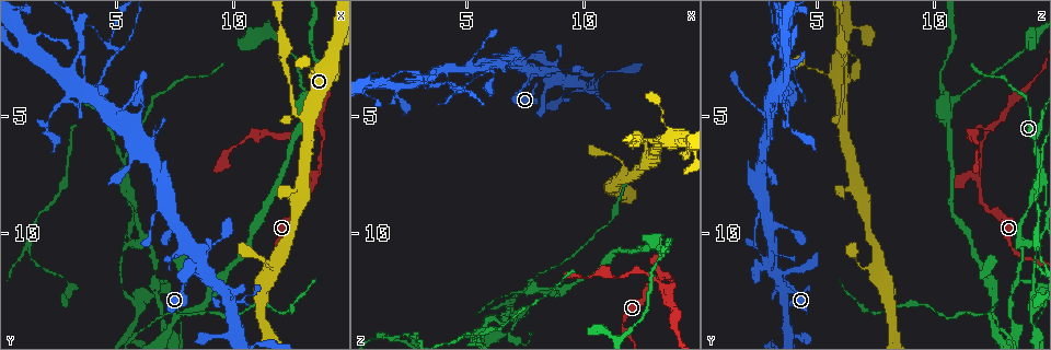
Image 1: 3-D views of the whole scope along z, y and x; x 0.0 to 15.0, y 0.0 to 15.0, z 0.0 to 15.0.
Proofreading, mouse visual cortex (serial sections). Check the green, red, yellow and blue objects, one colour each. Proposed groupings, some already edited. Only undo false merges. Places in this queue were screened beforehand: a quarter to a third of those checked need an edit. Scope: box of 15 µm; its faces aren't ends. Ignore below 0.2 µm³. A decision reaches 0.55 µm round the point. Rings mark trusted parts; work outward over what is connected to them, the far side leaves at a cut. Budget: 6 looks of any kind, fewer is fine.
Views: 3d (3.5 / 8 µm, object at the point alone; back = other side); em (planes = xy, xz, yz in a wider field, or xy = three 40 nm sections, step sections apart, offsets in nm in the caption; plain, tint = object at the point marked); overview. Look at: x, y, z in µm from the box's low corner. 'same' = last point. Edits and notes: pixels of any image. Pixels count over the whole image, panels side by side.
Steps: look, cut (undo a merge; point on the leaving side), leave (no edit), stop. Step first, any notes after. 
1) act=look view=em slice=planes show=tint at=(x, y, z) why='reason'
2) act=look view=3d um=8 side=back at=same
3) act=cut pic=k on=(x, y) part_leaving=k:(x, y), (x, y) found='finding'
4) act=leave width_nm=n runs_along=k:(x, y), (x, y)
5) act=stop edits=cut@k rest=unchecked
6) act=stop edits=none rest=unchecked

act=look view=3d um=3.5 at=(5.3, 7.0, 14.4) why='abrupt turn'

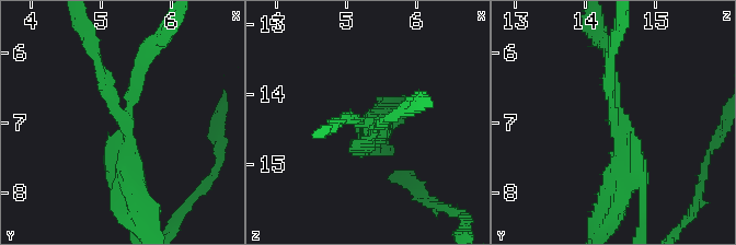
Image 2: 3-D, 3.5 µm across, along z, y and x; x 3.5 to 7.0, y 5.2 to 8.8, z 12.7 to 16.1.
act=look view=em slice=xy step=2 show=plain at=(5.30, 6.85, 14.35)

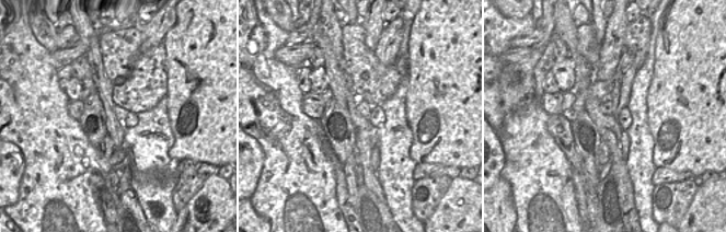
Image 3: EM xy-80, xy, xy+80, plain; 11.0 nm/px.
act=look view=em slice=xy step=2 show=tint at=same

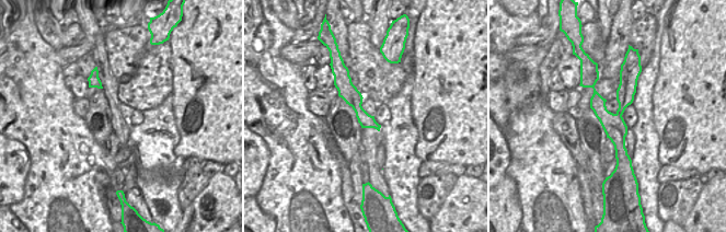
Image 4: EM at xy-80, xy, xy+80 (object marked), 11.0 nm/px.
act=cut pic=2 on=(138, 189) part_leaving=2:(129, 120), (129, 188), (142, 225) found='a second cell is stuck on'

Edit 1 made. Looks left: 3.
act=look view=overview

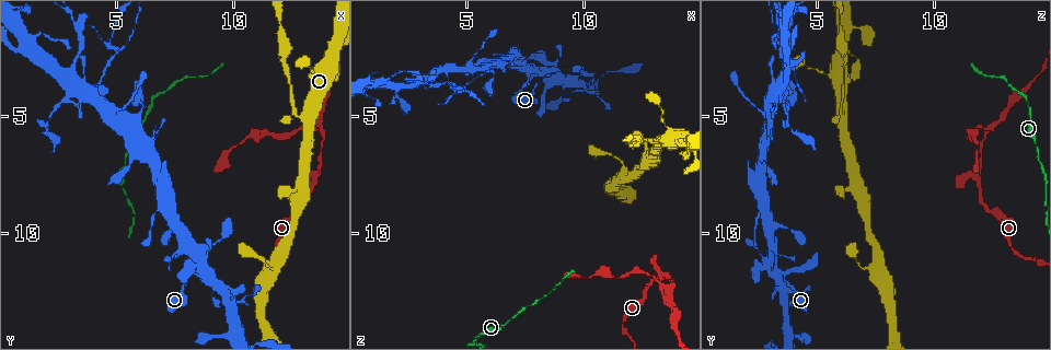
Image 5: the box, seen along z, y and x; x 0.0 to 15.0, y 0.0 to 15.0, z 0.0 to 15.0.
act=look view=3d um=8 side=back at=(13.1, 5.0, 6.1) why='small branch off a trunk'

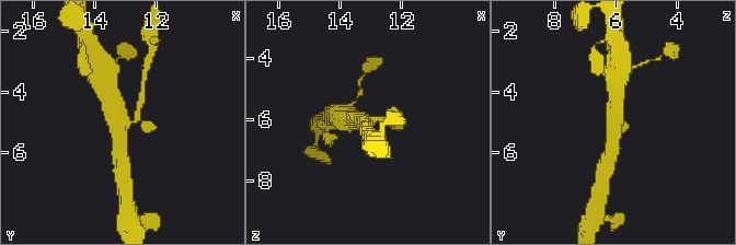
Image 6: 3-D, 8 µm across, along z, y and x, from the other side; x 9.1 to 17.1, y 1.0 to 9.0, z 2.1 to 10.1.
act=look view=em slice=xy step=3 show=tint at=(13.0, 5.0, 6.0)

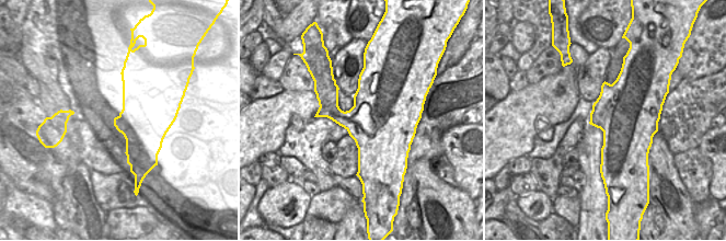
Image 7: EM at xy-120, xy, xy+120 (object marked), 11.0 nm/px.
act=cut pic=6 on=(142, 93) width_nm=750 part_leaving=6:(137, 109), (147, 63) found='two cells meet here'

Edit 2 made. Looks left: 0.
act=stop edits=cut@2,cut@6 rest=unchecked

